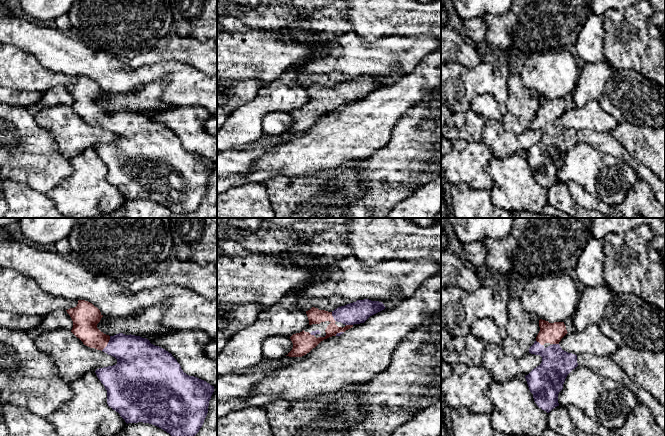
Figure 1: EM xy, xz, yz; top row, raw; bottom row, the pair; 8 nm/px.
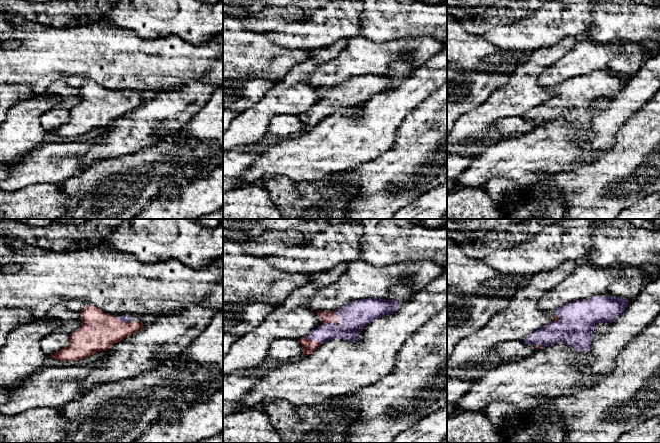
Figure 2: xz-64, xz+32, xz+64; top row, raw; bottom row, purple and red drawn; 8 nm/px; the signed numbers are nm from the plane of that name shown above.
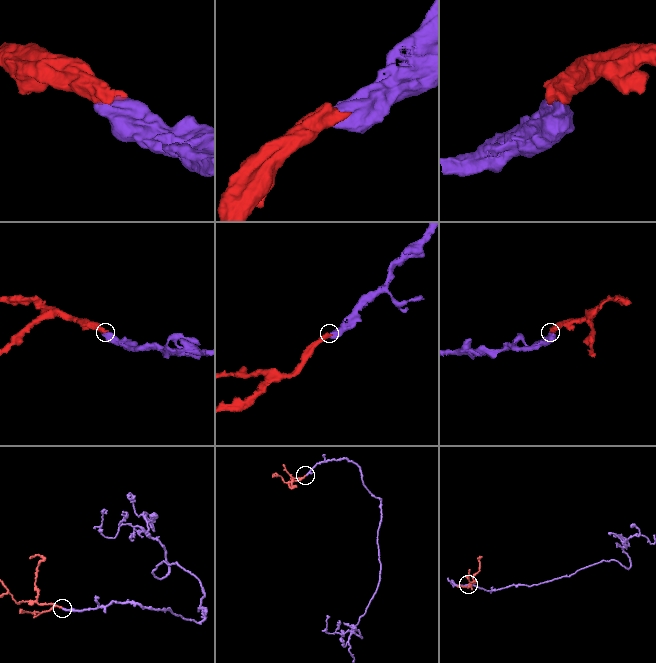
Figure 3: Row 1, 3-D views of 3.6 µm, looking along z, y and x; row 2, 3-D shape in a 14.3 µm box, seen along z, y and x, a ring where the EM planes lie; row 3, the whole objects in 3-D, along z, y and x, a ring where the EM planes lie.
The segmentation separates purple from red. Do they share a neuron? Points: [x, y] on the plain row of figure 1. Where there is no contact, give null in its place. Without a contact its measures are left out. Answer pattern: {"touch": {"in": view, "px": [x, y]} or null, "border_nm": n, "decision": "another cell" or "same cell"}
{"touch": {"in": "xy", "px": [108, 119]}, "border_nm": 140, "decision": "same cell"}

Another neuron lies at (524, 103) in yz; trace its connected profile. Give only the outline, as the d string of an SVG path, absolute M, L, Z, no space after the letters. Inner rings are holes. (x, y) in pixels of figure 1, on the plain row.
M514 68L505 104L499 104L493 96L484 94L471 101L470 109L486 120L499 121L508 131L521 133L529 129L529 124L536 117L540 107L539 96L523 85L518 69Z

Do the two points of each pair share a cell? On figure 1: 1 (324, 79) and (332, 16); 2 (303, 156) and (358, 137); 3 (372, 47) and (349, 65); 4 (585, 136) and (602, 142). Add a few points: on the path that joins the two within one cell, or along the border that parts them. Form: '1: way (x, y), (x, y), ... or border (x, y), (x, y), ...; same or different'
1: border (351, 31), (325, 40), (306, 43); different
2: way (317, 148), (327, 144), (336, 137), (344, 137); same
3: way (366, 53), (362, 57), (355, 59); same
4: way (589, 137), (598, 140); same

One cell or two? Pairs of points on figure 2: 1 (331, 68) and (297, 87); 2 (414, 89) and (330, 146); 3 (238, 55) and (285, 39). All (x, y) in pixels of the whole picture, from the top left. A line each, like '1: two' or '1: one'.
1: two
2: one
3: two

